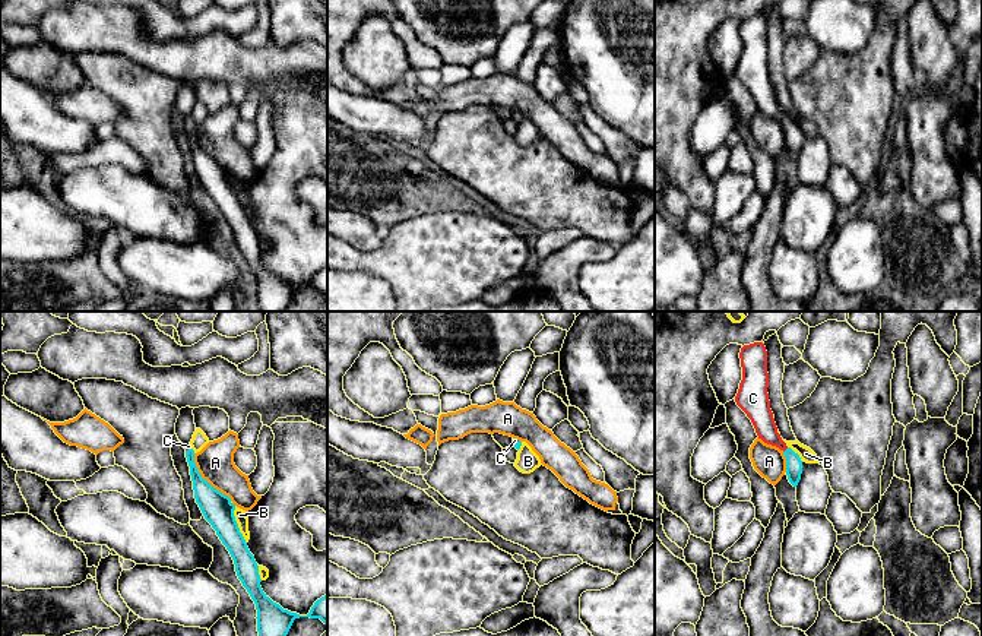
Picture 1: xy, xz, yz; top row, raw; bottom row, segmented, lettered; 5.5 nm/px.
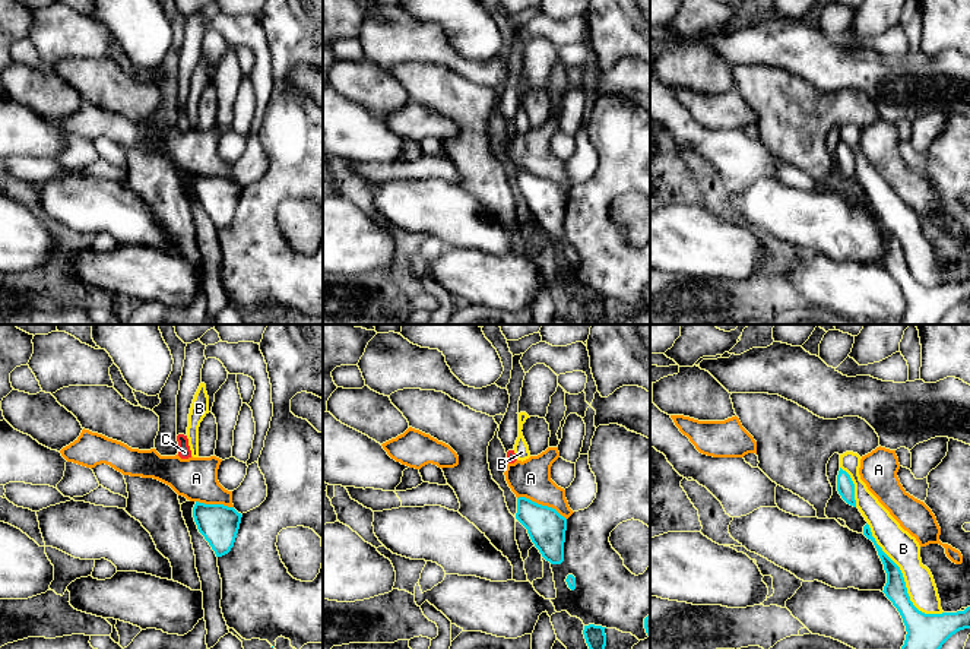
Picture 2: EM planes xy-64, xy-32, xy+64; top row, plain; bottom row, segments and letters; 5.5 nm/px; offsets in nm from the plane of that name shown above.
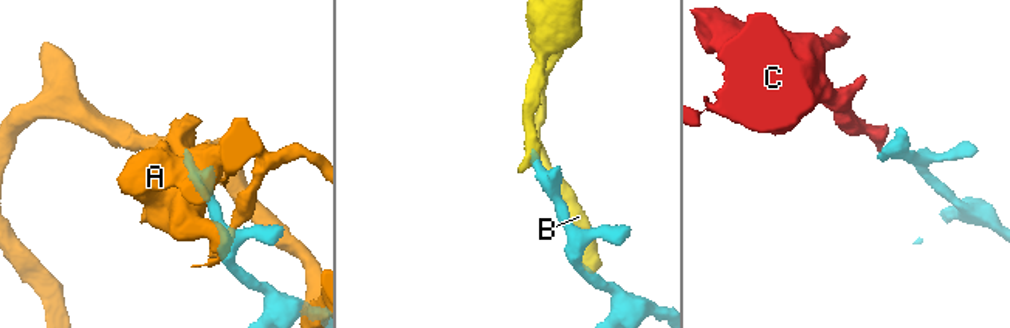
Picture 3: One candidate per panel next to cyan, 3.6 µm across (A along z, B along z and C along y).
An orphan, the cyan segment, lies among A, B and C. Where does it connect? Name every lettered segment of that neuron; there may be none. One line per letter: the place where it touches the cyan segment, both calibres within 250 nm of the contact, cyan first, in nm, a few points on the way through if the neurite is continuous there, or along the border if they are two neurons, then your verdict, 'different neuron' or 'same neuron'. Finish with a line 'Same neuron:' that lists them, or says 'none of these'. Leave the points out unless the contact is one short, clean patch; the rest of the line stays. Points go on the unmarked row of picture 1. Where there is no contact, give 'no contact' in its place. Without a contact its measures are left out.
A: meets cyan in xy at (206, 154); 170 nm thick on the cyan side, 200 nm on the other; different neuron
B: meets cyan in xy at (237, 198); 170 nm thick on the cyan side, 70 nm on the other; different neuron
C: meets cyan in yz at (785, 123); 100 nm thick on the cyan side, 130 nm on the other; runs through yz (794, 138), (792, 130), (785, 123), (766, 103), (760, 86); same neuron
Same neuron: C

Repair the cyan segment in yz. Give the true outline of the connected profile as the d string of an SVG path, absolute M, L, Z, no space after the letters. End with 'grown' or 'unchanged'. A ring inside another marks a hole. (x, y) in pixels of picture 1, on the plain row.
M763 15L744 18L739 25L742 53L735 69L736 77L751 92L758 111L779 120L786 130L786 148L789 155L796 159L802 146L802 133L782 113L770 82L769 73L769 45L767 23Z; grown

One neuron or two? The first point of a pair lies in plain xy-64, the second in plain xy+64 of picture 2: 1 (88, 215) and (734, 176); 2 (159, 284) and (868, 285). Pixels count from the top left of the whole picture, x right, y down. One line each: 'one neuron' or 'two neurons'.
1: two neurons
2: one neuron

